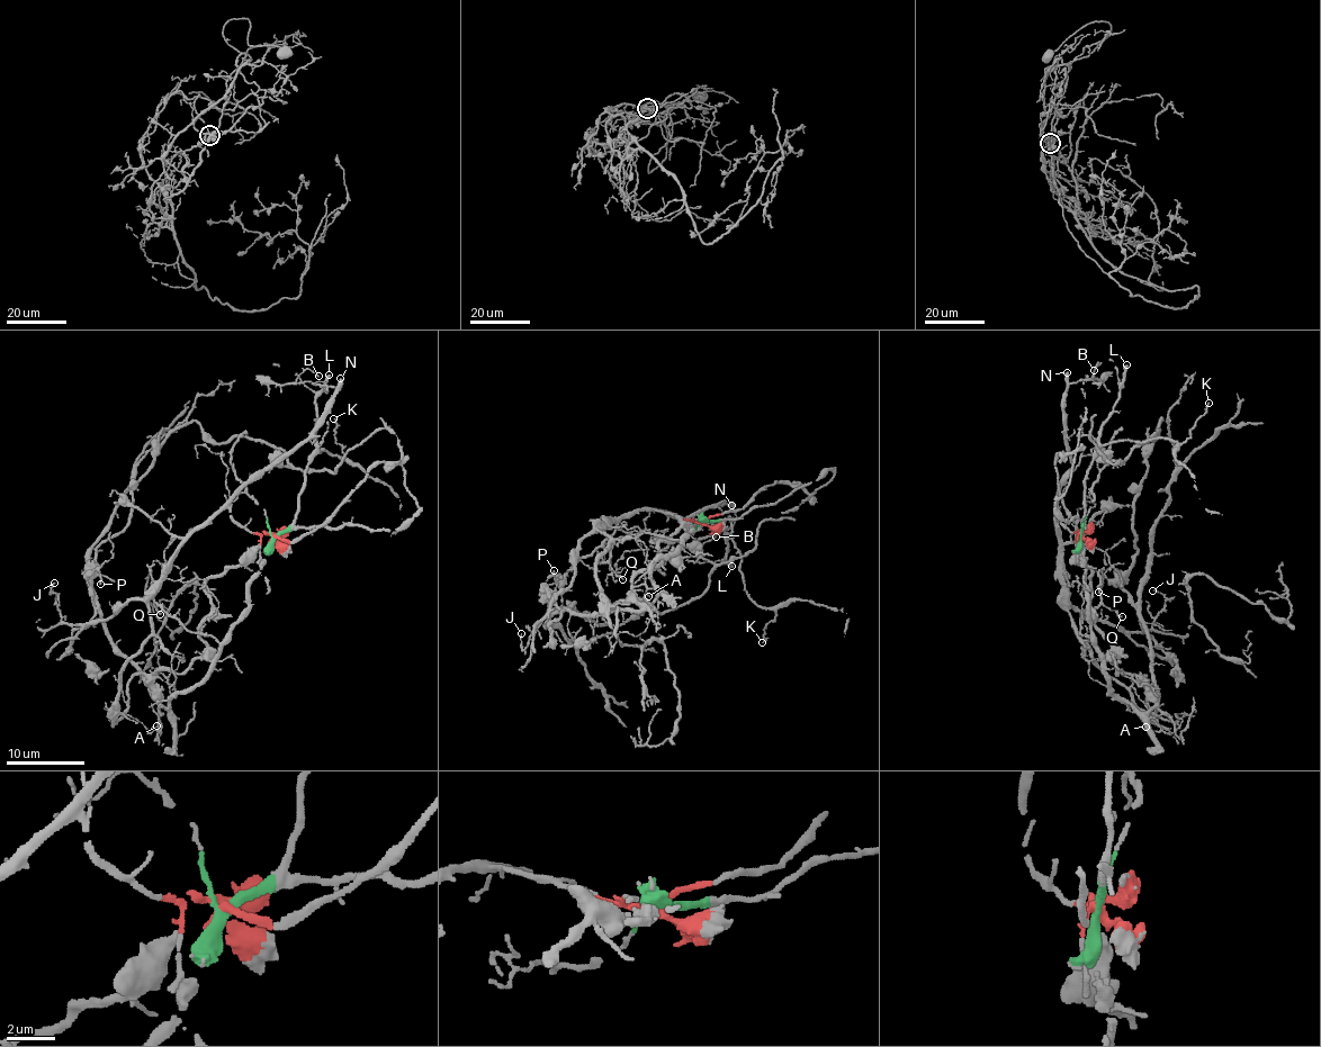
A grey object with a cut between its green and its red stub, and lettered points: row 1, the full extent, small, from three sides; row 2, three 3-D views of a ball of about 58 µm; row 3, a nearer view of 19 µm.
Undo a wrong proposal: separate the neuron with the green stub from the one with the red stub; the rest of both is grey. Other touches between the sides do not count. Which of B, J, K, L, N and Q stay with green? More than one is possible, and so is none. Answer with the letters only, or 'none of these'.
K, L, Q

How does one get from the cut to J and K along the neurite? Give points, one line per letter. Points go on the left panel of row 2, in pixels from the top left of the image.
J: (271, 536), (259, 559), (206, 581), (207, 649), (181, 673), (145, 603), (68, 624), (54, 581)
K: (272, 536), (278, 536), (295, 517), (297, 494), (315, 452), (323, 450), (343, 458), (333, 418)

